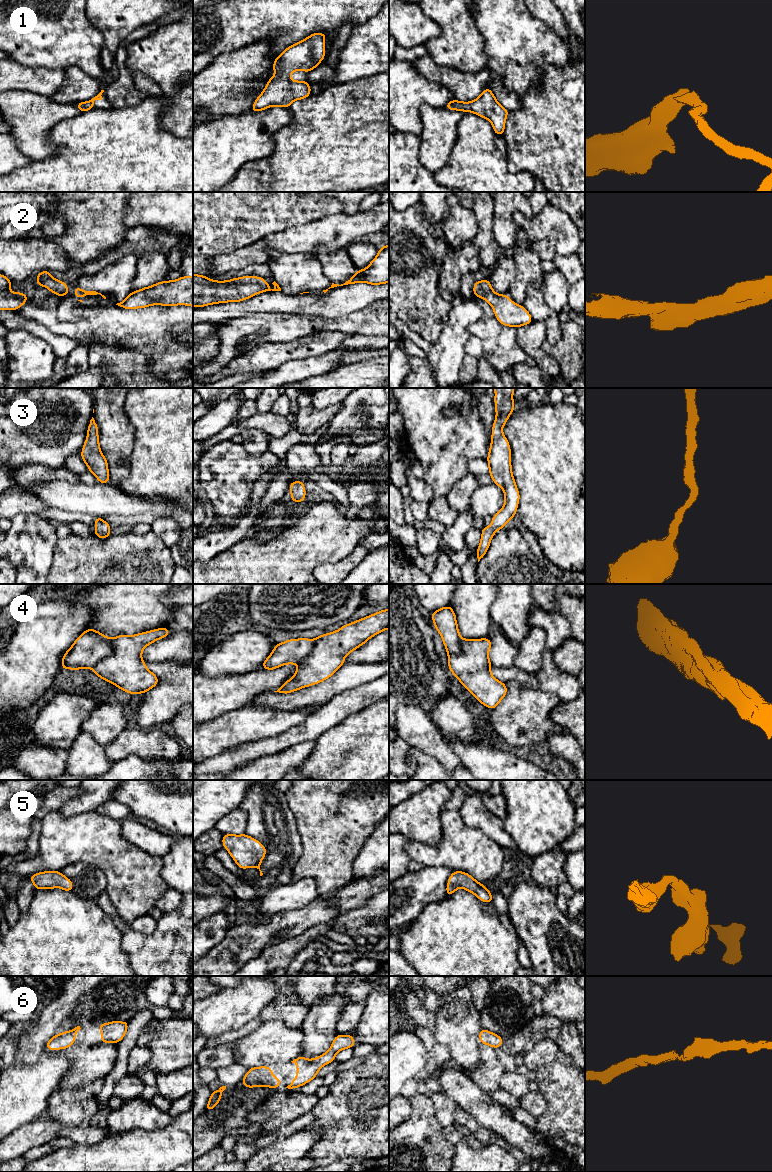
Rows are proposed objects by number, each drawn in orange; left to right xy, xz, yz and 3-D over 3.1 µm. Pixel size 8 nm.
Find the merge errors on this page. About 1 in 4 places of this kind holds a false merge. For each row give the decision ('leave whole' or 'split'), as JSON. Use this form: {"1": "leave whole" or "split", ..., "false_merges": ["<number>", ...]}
{"1": "leave whole", "2": "leave whole", "3": "leave whole", "4": "leave whole", "5": "leave whole", "6": "leave whole", "false_merges": []}

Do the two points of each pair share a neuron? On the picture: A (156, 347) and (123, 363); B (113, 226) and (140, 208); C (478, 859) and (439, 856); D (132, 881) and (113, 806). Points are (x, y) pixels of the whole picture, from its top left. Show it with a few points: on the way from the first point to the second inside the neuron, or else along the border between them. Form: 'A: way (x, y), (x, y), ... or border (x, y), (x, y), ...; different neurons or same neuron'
A: border (120, 346), (139, 350), (153, 375); different neurons
B: border (127, 202), (123, 222), (130, 228); different neurons
C: way (468, 856), (449, 856); same neuron
D: border (95, 811), (120, 822); different neurons

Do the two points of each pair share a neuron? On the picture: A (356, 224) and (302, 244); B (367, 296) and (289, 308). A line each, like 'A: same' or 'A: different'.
A: same
B: same

